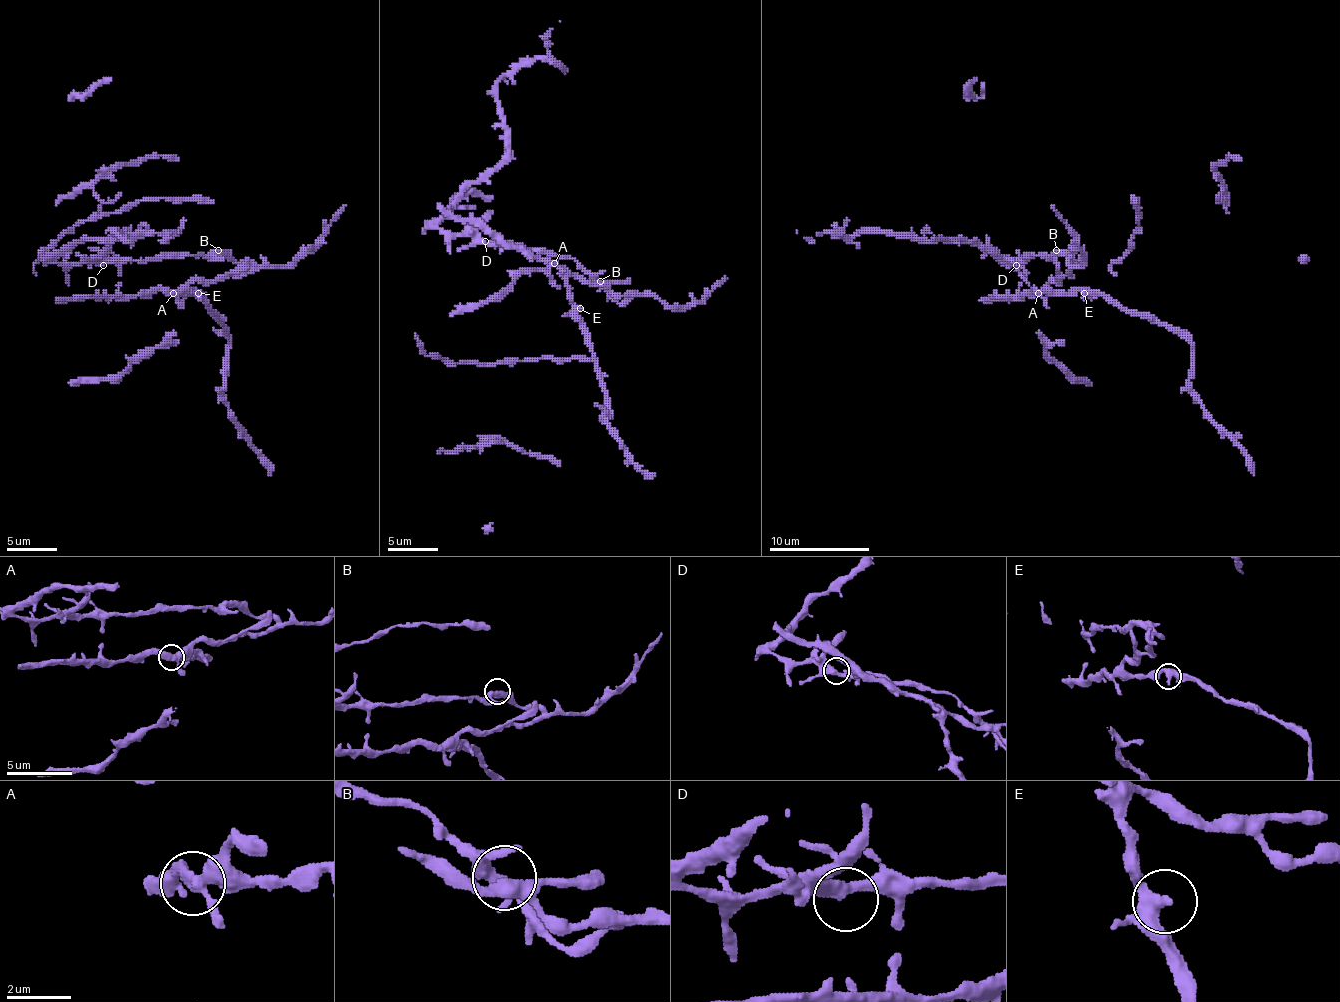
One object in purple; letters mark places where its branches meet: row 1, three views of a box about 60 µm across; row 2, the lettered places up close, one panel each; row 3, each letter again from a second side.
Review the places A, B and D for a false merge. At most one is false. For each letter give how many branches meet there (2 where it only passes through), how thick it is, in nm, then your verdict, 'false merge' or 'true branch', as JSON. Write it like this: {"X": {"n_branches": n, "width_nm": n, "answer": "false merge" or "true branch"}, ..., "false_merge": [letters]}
{"A": {"n_branches": 3, "width_nm": 320, "answer": "true branch"}, "B": {"n_branches": 3, "width_nm": 320, "answer": "true branch"}, "D": {"n_branches": 3, "width_nm": 320, "answer": "true branch"}, "false_merge": []}

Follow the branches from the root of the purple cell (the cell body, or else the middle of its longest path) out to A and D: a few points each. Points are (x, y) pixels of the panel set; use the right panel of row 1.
A: (1056, 255), (1071, 255), (1079, 263), (1071, 263), (1069, 275), (1061, 280), (1051, 280), (1039, 293)
D: (1056, 255), (1031, 255), (1016, 265)

